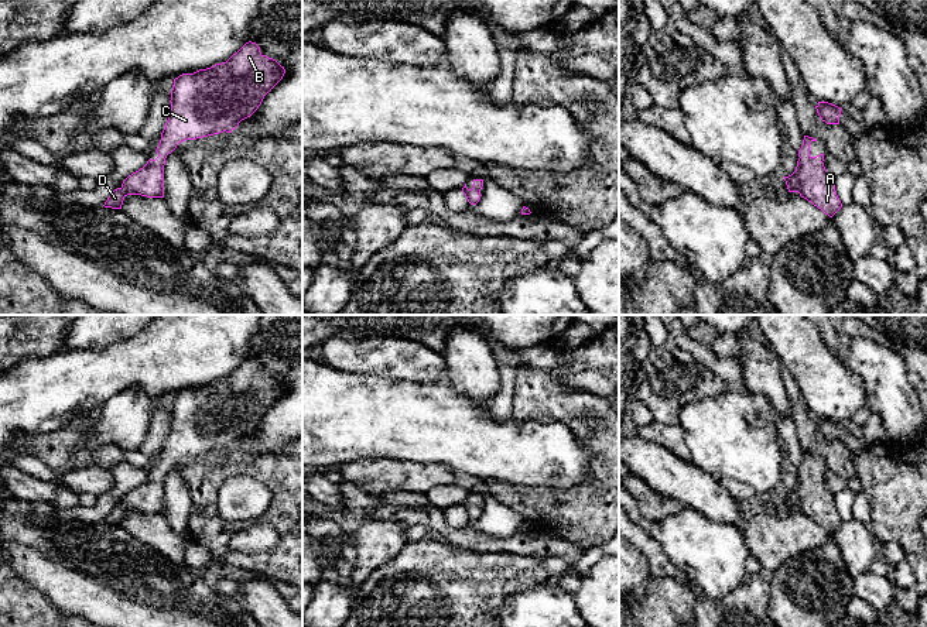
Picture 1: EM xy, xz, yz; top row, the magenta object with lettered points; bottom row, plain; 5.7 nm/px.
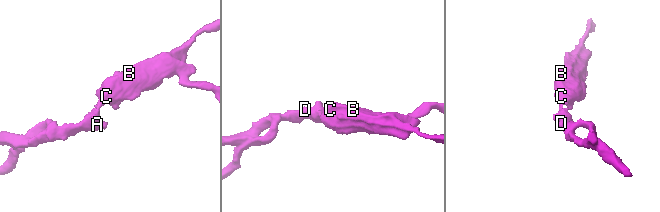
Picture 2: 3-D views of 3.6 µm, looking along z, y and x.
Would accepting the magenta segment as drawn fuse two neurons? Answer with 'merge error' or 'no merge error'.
no merge error

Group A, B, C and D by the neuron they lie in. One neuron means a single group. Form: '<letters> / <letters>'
A B C D

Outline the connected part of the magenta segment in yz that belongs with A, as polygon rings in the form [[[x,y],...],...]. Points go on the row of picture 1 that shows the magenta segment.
[[[804,136],[803,145],[798,150],[800,158],[796,171],[784,177],[784,181],[789,192],[798,192],[801,198],[832,217],[842,208],[842,203],[837,195],[834,178],[824,167],[824,154],[810,155],[811,141],[817,140]]]

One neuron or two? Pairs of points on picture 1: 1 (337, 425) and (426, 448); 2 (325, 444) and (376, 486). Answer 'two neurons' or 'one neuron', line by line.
1: one neuron
2: two neurons

